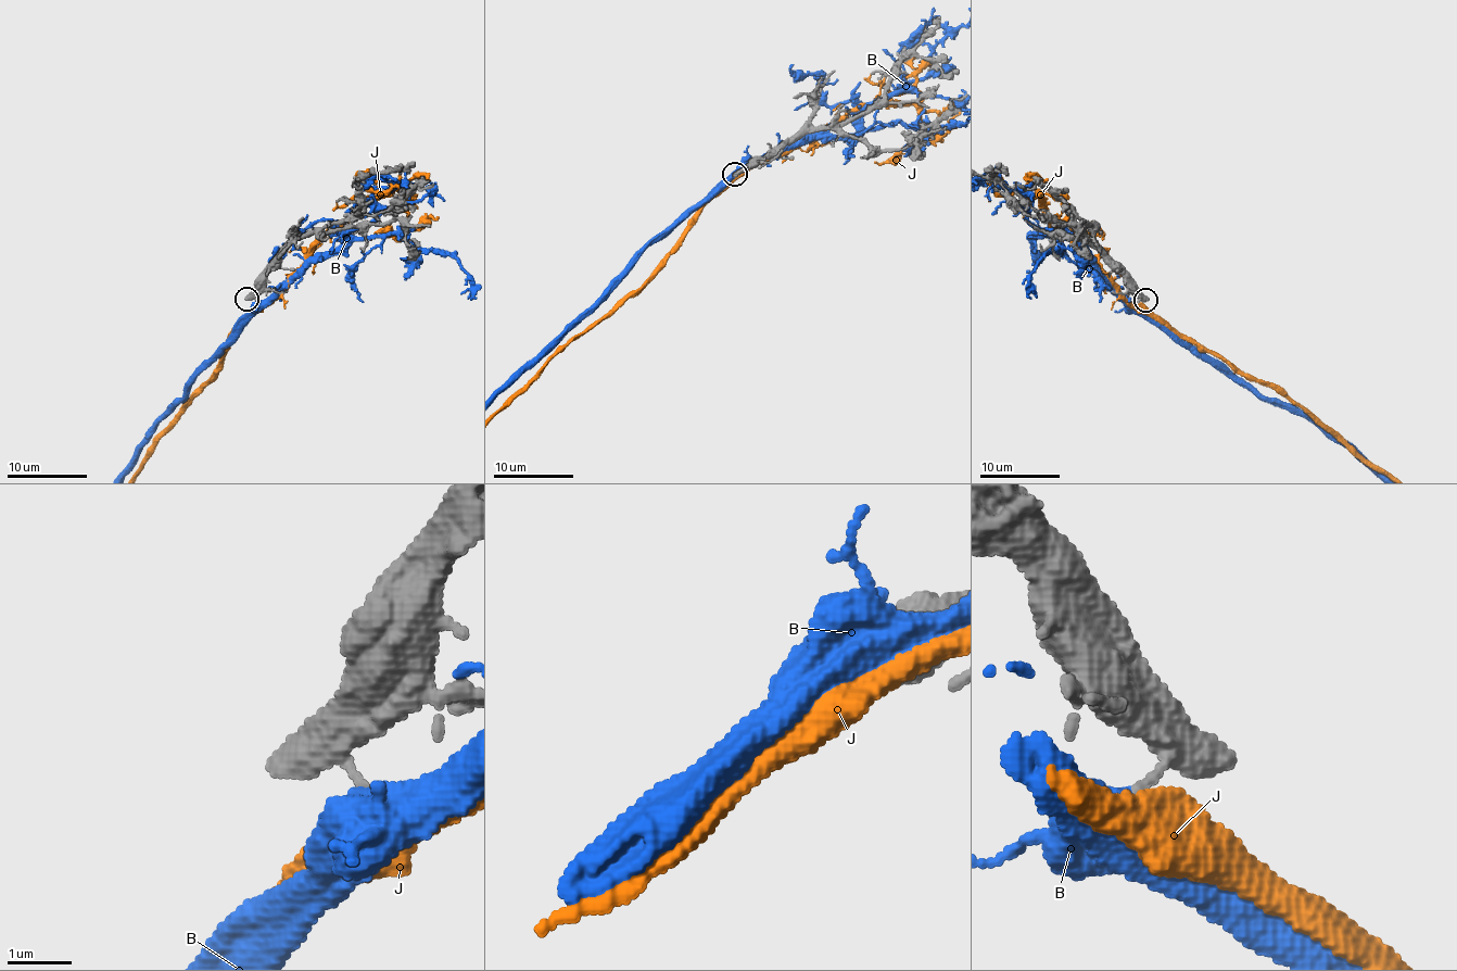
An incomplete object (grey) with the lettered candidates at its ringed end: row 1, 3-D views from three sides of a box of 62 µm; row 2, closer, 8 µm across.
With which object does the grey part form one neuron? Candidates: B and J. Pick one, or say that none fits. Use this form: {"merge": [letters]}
{"merge": []}

